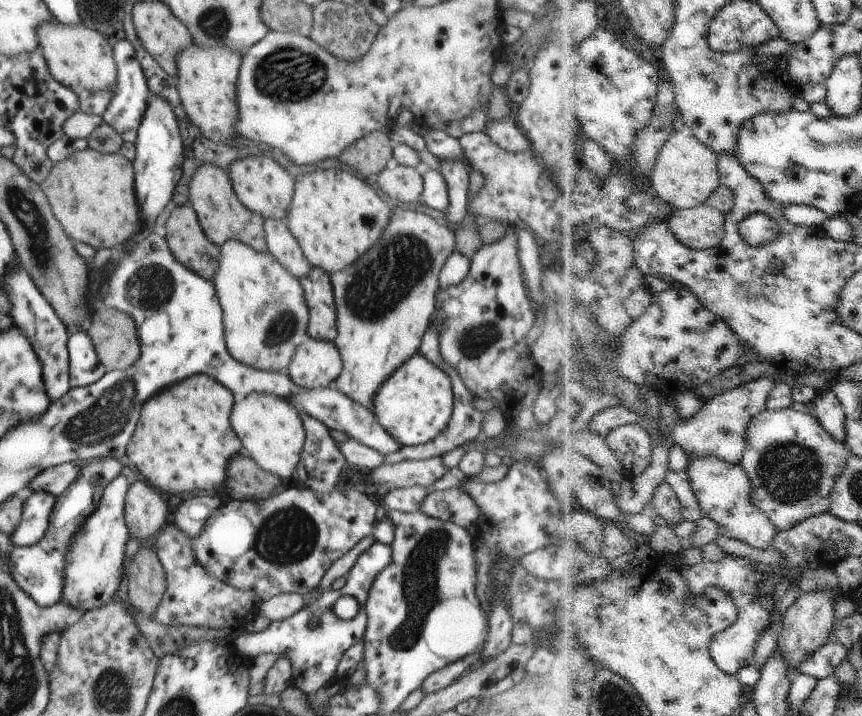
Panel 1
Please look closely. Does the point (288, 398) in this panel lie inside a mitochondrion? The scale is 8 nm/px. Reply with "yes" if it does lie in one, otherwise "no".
no

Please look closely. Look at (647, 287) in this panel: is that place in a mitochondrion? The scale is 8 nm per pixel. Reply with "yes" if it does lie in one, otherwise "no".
no

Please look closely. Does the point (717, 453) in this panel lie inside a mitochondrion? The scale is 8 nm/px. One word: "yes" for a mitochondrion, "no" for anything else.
no

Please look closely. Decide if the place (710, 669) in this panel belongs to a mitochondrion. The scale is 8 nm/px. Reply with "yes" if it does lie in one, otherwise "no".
no

